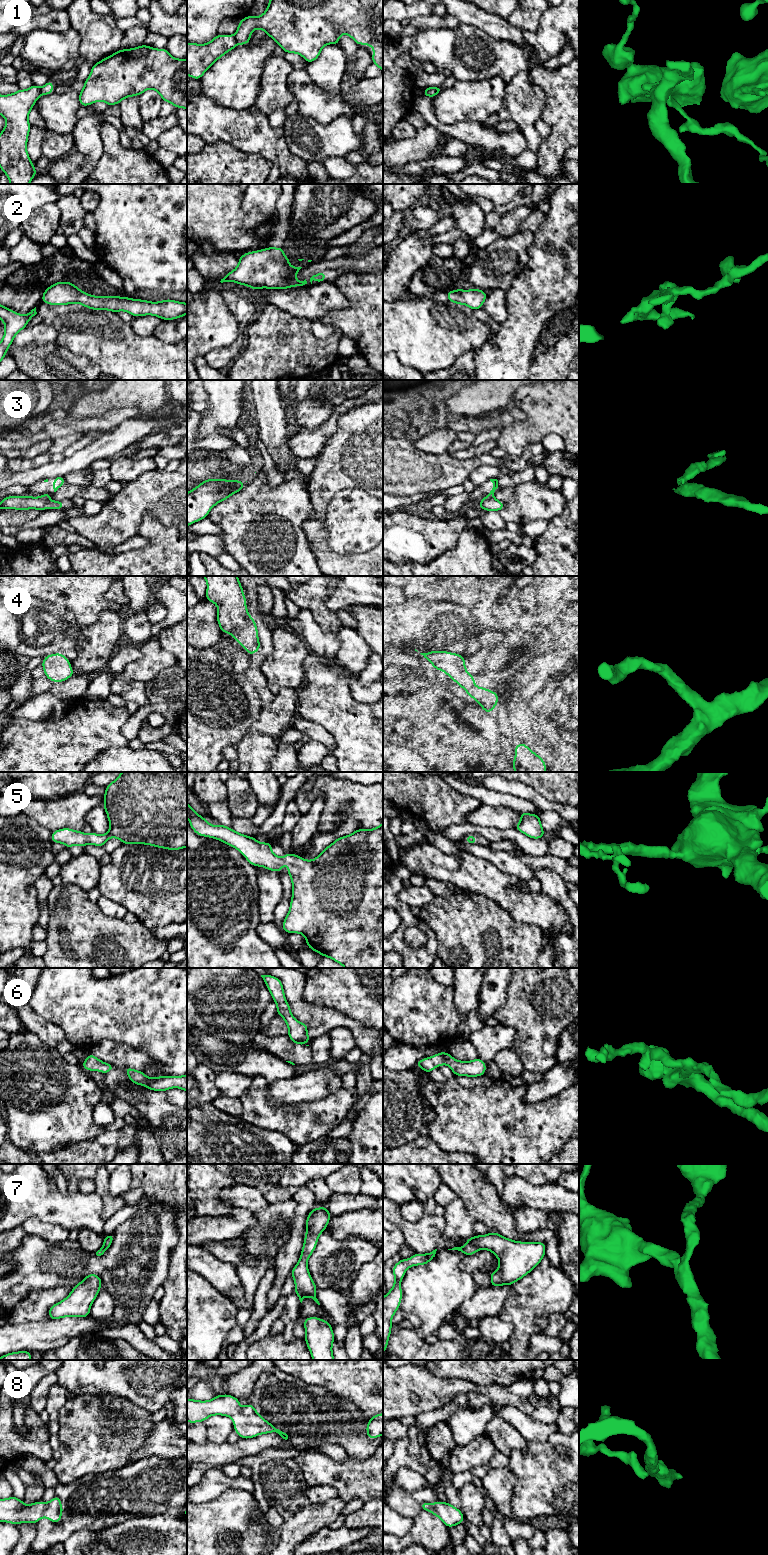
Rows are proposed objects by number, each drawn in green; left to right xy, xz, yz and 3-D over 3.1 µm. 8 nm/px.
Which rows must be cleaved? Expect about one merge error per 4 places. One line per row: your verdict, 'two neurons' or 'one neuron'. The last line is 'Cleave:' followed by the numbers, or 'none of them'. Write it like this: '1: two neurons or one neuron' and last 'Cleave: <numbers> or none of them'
1: two neurons
2: one neuron
3: two neurons
4: one neuron
5: one neuron
6: one neuron
7: one neuron
8: one neuron
Cleave: 1, 3

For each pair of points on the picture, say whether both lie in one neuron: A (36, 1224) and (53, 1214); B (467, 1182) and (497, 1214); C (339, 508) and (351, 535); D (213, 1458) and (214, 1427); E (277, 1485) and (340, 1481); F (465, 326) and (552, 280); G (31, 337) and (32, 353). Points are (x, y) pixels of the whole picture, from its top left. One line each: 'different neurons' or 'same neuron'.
A: different neurons
B: same neuron
C: same neuron
D: different neurons
E: different neurons
F: different neurons
G: different neurons

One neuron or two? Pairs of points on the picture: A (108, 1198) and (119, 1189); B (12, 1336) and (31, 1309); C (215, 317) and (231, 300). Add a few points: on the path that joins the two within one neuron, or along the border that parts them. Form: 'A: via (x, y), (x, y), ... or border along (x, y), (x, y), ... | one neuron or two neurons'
A: border along (109, 1174), (108, 1190), (113, 1195), (121, 1196) | two neurons
B: border along (44, 1320), (26, 1321), (17, 1324), (10, 1323) | two neurons
C: border along (222, 297), (225, 302) | two neurons

